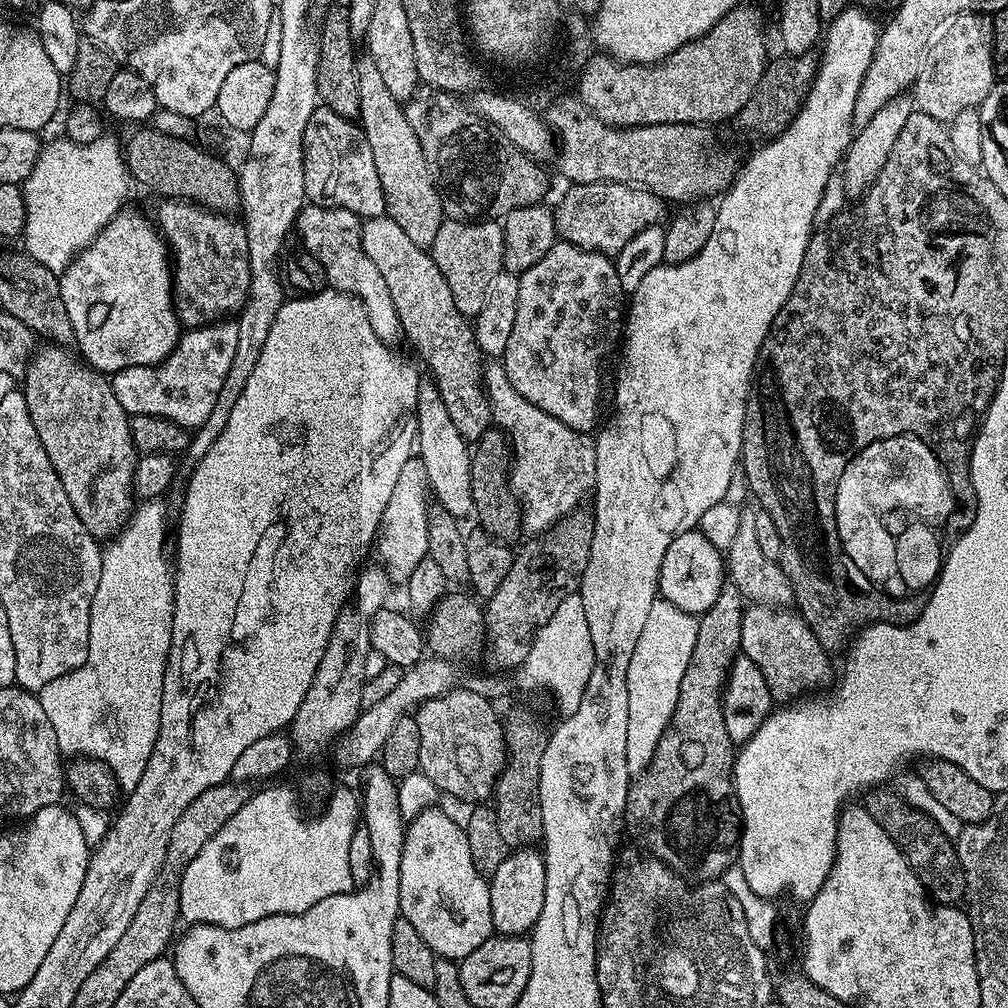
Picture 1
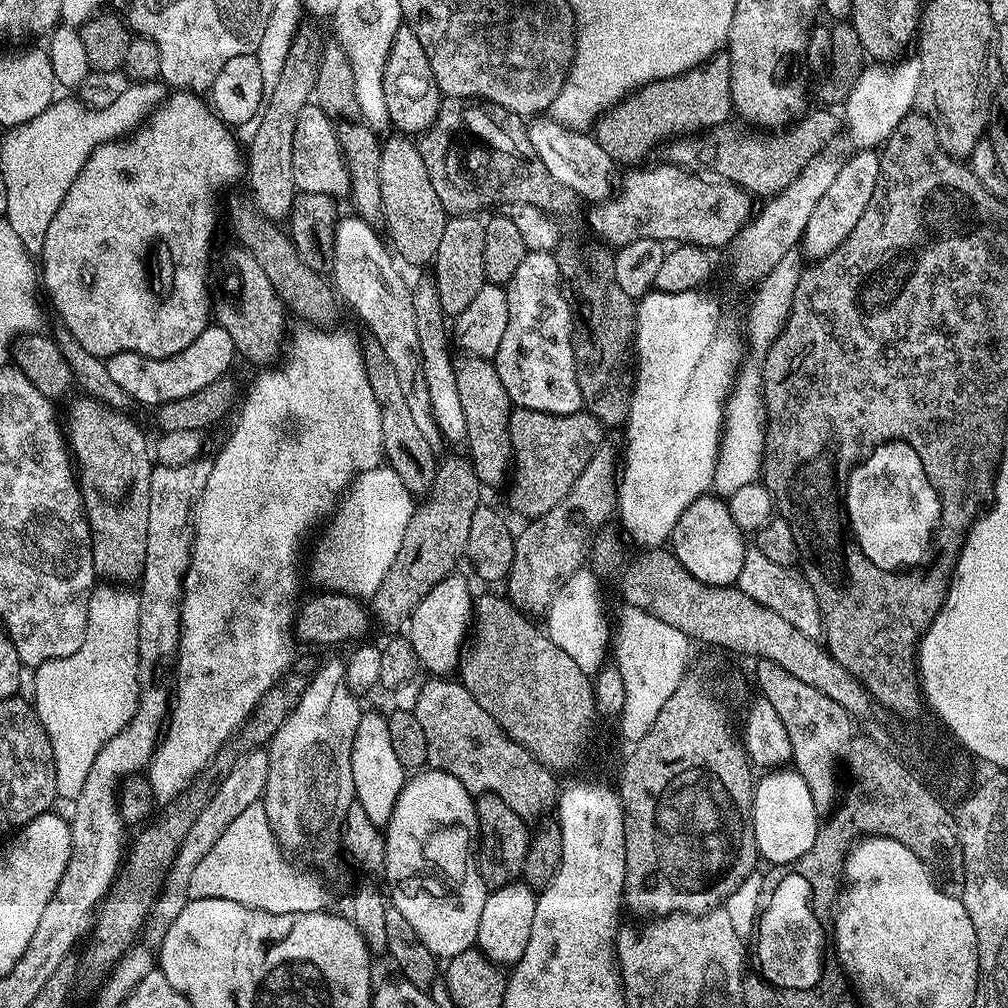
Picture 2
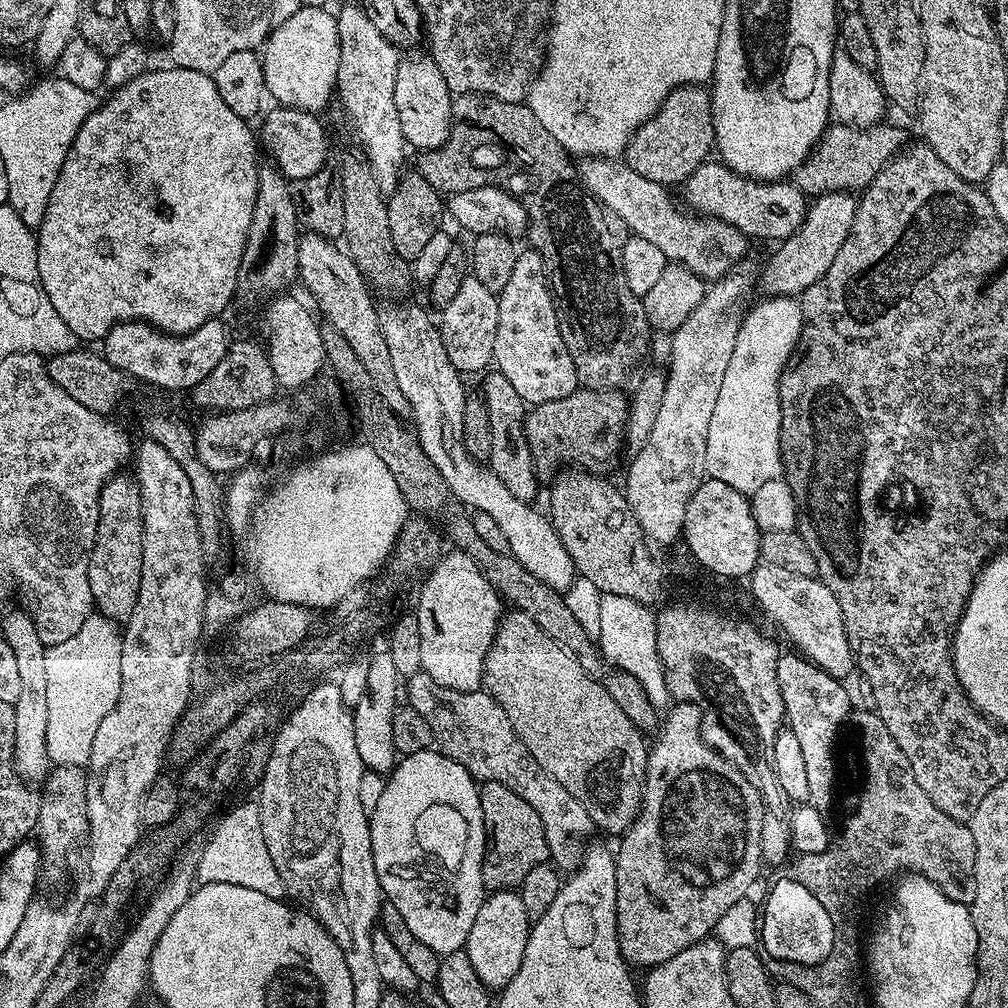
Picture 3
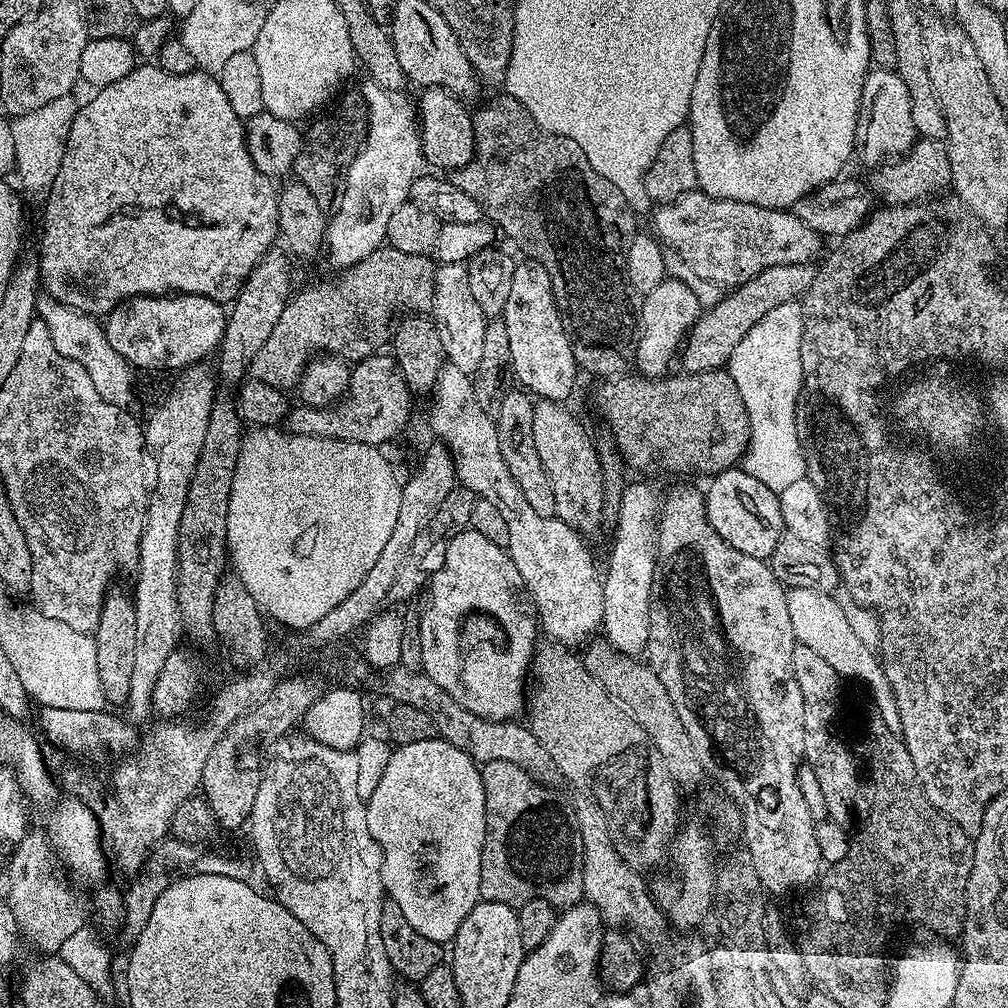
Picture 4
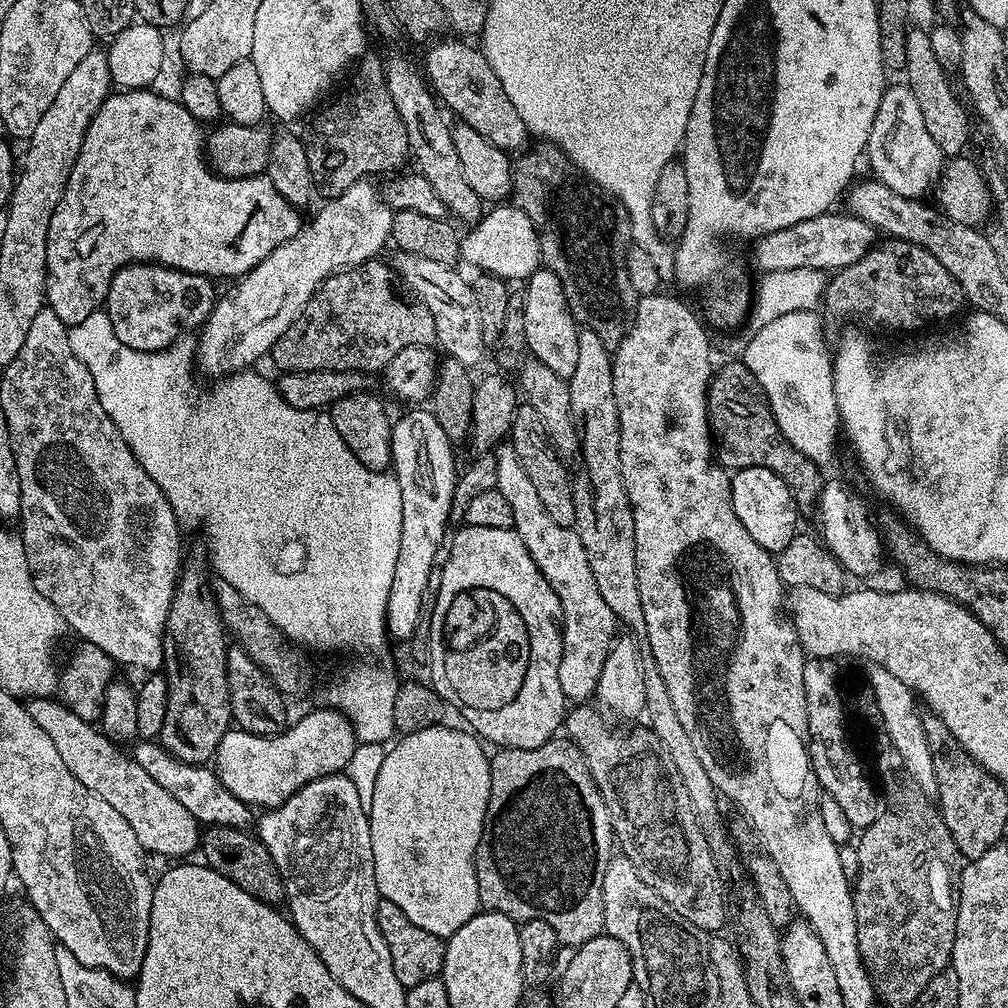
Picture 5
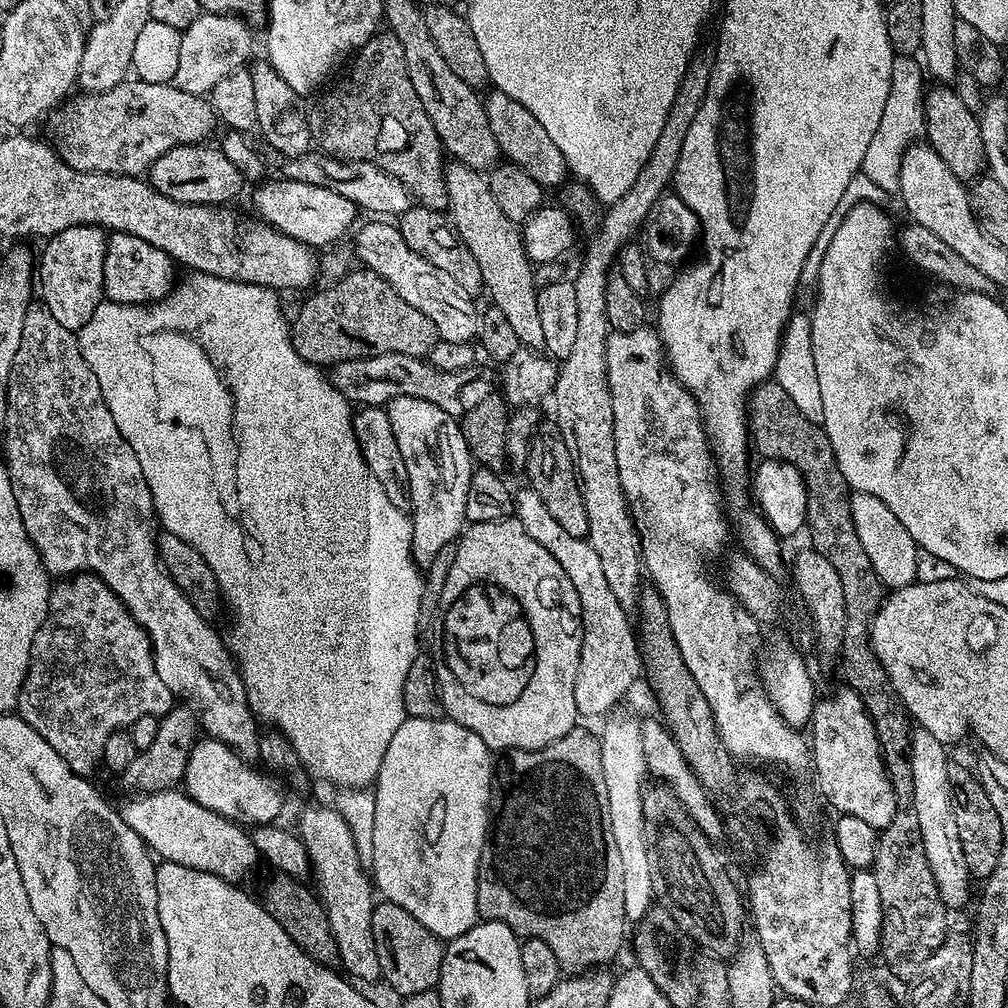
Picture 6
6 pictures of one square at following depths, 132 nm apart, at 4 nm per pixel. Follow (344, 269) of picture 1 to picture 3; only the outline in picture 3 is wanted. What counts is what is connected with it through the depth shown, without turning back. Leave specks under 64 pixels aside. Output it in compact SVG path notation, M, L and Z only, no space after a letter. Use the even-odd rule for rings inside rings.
M383 304L377 307L378 326L382 326L382 335L386 338L386 346L390 349L390 363L394 365L394 375L398 378L398 390L406 394L406 402L410 402L410 420L416 423L414 433L419 440L426 457L438 468L442 478L449 484L450 491L469 509L478 512L488 512L494 522L498 522L502 534L506 534L508 552L534 578L546 582L554 591L564 594L578 577L574 562L570 554L566 554L566 546L562 546L562 538L558 538L556 528L551 519L543 511L535 512L531 503L514 498L506 486L502 486L502 480L498 474L492 472L491 467L479 464L468 453L464 445L464 384L461 373L450 362L450 358L444 349L444 343L440 337L439 327L416 304Z

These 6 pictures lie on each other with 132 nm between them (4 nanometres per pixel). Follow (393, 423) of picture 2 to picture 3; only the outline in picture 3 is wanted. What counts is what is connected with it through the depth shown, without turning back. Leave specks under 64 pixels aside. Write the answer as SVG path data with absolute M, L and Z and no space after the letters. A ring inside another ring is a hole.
M305 231L298 242L298 270L299 283L308 287L309 294L324 311L324 320L346 338L348 345L354 350L355 357L370 374L383 402L396 416L407 417L410 413L410 402L406 402L406 394L398 390L398 378L394 375L394 365L390 363L390 349L382 335L382 326L378 326L377 301L372 301L374 296L370 291L370 285L351 256L339 243Z

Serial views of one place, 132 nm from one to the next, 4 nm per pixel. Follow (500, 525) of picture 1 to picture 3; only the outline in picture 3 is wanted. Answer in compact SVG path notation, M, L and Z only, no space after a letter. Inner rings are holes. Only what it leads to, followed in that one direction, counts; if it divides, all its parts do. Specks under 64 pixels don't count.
M580 388L566 398L554 398L554 402L542 402L529 407L524 417L524 433L530 446L537 477L555 477L565 466L596 466L592 464L610 463L619 454L620 444L622 448L626 440L629 401L629 397L619 390Z

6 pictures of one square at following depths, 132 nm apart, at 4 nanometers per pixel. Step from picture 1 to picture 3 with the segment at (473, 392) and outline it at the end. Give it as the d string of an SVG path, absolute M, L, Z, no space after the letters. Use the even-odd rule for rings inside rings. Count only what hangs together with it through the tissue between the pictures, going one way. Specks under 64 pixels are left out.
M492 370L484 378L484 408L488 411L487 463L492 472L502 480L502 486L506 486L510 494L514 494L514 498L525 502L535 501L538 477L524 433L525 402L502 373Z

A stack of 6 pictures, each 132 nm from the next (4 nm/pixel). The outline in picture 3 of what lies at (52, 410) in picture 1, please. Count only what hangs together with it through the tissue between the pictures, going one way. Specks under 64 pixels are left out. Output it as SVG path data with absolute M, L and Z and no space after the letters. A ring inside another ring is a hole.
M117 474L104 483L100 495L100 517L96 531L96 544L92 547L88 563L90 594L95 611L117 622L132 617L134 602L142 586L142 502L140 486L131 475Z

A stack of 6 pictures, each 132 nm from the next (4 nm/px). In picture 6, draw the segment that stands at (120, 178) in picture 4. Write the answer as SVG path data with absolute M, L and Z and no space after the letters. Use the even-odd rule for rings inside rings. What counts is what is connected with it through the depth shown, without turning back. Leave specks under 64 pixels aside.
M280 178L277 184L268 183L261 183L257 187L261 188L256 192L255 215L263 223L271 224L282 234L307 244L309 248L327 249L331 240L338 239L348 227L353 227L352 219L358 215L356 205L342 198L334 190L287 178ZM79 224L70 230L62 230L47 241L44 253L38 256L38 296L43 307L54 314L54 322L66 326L66 330L79 333L105 299L104 259L106 258L105 229L95 224Z

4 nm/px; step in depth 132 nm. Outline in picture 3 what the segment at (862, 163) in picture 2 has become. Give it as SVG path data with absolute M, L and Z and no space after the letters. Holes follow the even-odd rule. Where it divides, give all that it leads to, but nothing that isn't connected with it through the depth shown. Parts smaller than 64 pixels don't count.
M828 192L825 196L815 197L800 229L793 236L779 241L777 248L780 249L765 264L764 273L760 276L763 295L796 298L814 286L814 282L830 270L834 258L838 258L838 250L842 250L842 242L846 242L851 234L857 203L857 197L850 192Z

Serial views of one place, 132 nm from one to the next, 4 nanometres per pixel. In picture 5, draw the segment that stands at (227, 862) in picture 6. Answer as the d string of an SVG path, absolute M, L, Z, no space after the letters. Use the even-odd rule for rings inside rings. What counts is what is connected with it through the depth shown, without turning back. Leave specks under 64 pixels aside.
M38 696L29 699L26 707L30 718L34 718L34 722L46 730L50 742L54 742L54 750L58 750L62 762L66 762L66 770L70 770L86 790L98 794L102 802L110 802L110 806L130 822L130 830L134 830L134 838L138 838L145 853L188 858L192 851L201 847L200 821L174 798L174 794L162 790L162 786L158 786L158 782L154 782L154 778L150 778L123 747L106 739L95 723L78 718L74 710L56 698Z

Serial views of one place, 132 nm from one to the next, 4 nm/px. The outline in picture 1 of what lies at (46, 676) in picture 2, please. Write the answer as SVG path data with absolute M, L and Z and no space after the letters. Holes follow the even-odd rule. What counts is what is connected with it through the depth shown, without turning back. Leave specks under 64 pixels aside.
M160 498L143 501L128 517L128 523L103 545L102 578L98 578L98 590L94 590L94 598L90 606L90 642L86 662L72 672L62 674L62 678L54 678L54 682L46 682L46 686L42 686L38 693L42 710L46 710L46 718L50 718L50 726L54 726L54 734L58 738L61 749L65 753L83 754L104 760L115 774L116 783L125 793L132 792L134 786L138 786L138 778L142 778L142 770L146 770L146 762L150 762L150 754L154 750L154 742L158 738L158 726L162 718L162 686L164 671L168 665L174 614L174 568L170 563L169 549L168 552L164 549L164 531L168 528L168 512L164 509L164 502Z

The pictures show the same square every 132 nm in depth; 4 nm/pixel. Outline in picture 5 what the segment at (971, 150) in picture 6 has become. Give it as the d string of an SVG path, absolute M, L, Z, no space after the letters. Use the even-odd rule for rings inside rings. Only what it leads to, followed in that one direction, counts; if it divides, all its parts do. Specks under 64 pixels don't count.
M909 27L906 38L906 66L902 70L906 85L918 100L919 109L922 110L923 121L930 132L934 142L938 144L945 157L959 156L965 151L968 144L968 135L972 128L968 125L968 112L965 101L956 97L952 84L948 81L949 73L938 62L934 49L930 47L930 38L925 29ZM964 104L965 108L964 109ZM968 111L968 112L967 112Z

